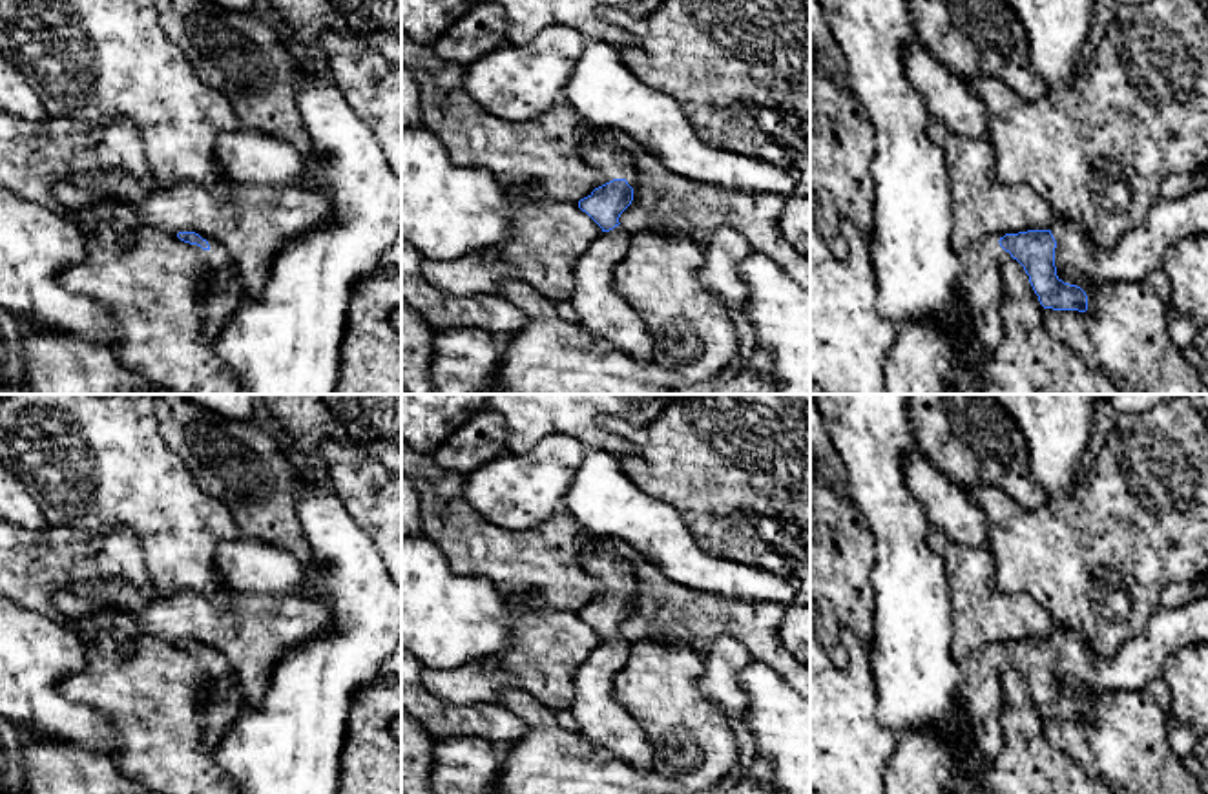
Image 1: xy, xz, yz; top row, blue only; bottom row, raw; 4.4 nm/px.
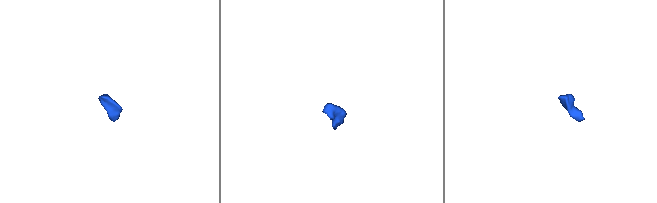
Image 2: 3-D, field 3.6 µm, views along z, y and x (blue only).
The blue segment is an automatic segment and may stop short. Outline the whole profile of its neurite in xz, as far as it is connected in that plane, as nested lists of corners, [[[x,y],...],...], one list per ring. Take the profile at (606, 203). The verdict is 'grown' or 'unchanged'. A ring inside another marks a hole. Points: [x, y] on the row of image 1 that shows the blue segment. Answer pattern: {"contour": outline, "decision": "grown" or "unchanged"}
{"contour": [[[613,179],[578,201],[600,228],[602,235],[577,261],[571,305],[578,325],[611,343],[631,360],[653,361],[653,343],[644,319],[617,292],[613,266],[628,254],[631,234],[620,223],[620,214],[631,204],[633,188],[626,179]]], "decision": "grown"}

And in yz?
{"contour": [[[1208,186],[1184,199],[1159,197],[1146,219],[1115,246],[1097,246],[1078,225],[1062,217],[1049,230],[1005,234],[998,241],[984,237],[960,254],[965,270],[958,279],[958,318],[985,349],[1002,341],[1002,248],[1024,266],[1044,308],[1086,312],[1086,292],[1064,283],[1058,270],[1095,285],[1144,281],[1162,268],[1172,246],[1201,234],[1208,234]]], "decision": "grown"}

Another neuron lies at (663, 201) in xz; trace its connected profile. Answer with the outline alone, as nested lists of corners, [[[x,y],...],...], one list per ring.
[[[593,128],[593,137],[613,141],[631,157],[633,172],[626,181],[633,201],[619,217],[628,234],[661,232],[704,246],[717,228],[730,226],[810,290],[810,256],[796,250],[779,230],[785,197],[693,183],[670,172],[622,131]]]

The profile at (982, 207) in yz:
[[[929,115],[927,133],[945,155],[953,192],[953,235],[956,254],[976,241],[1027,230],[1049,230],[1057,215],[1051,206],[1026,186],[996,179],[996,150],[991,141],[960,139]]]

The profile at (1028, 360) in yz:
[[[1000,246],[1002,341],[984,365],[984,394],[1120,394],[1109,376],[1051,338],[1024,266]]]

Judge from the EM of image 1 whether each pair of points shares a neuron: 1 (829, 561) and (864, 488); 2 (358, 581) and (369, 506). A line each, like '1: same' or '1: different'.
1: different
2: different

